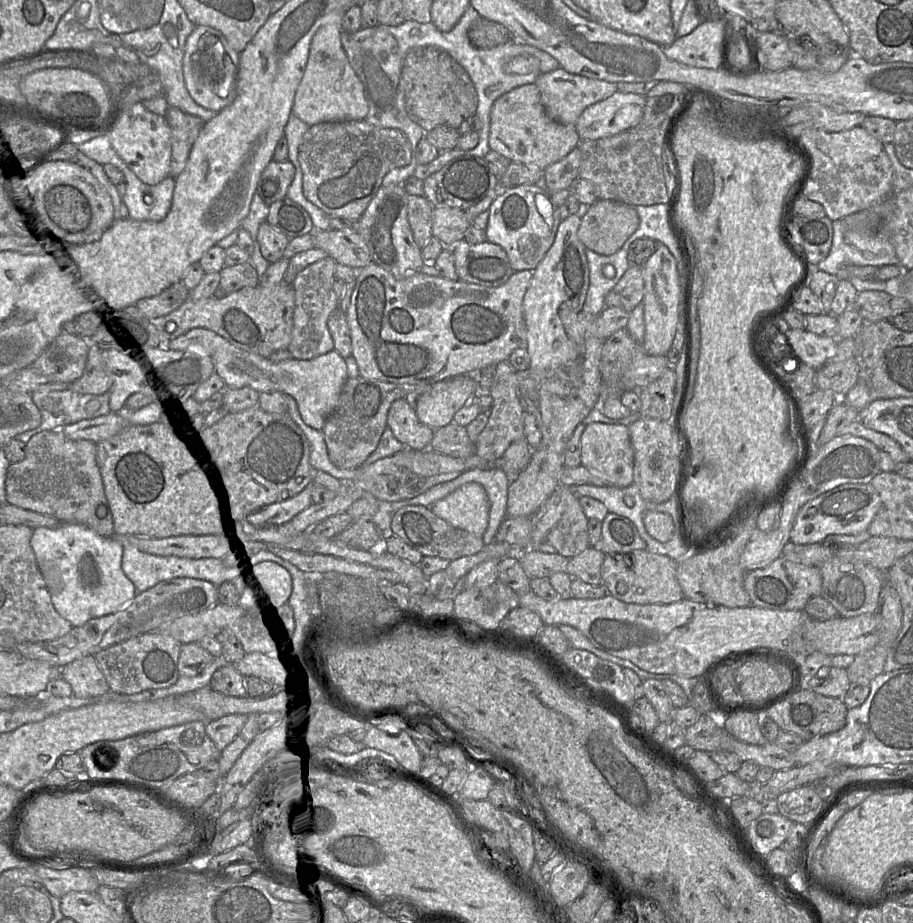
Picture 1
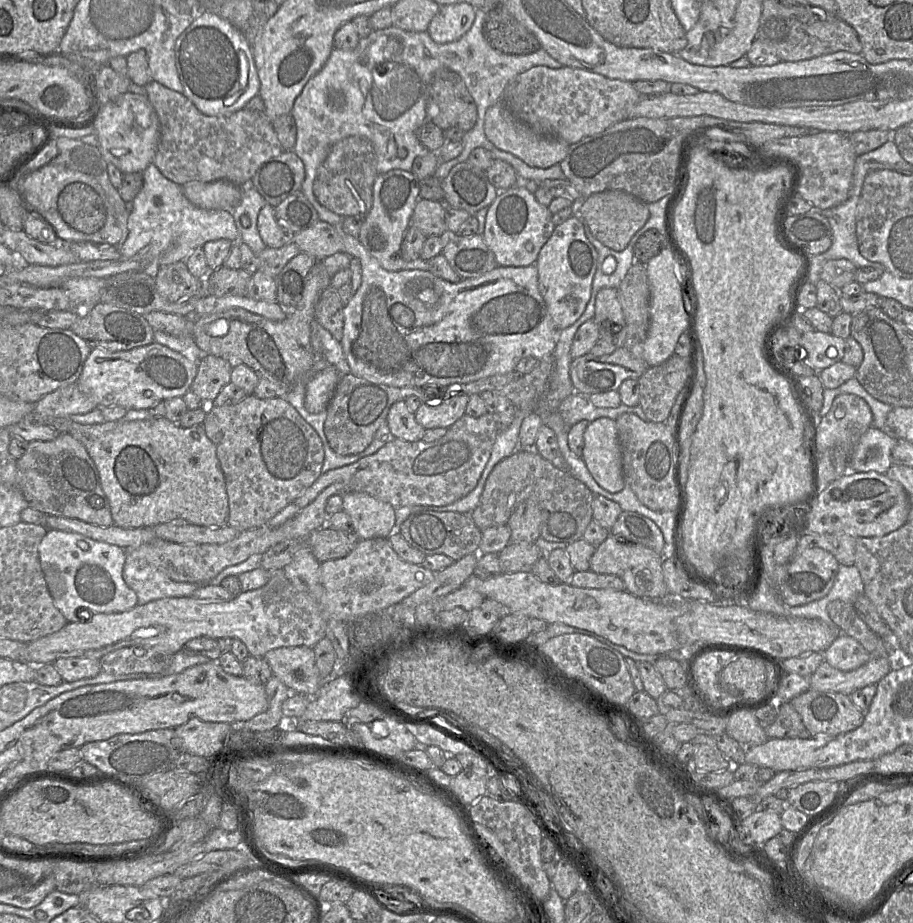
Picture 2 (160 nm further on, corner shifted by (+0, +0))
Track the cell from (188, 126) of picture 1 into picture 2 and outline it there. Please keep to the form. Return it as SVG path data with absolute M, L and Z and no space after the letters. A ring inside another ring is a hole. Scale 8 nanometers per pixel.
M150 80L145 88L160 123L160 137L153 162L166 178L179 185L190 181L211 182L218 179L227 179L238 185L251 182L262 163L284 151L273 121L264 111L242 108L229 115L210 116L202 113L183 93L154 80Z

